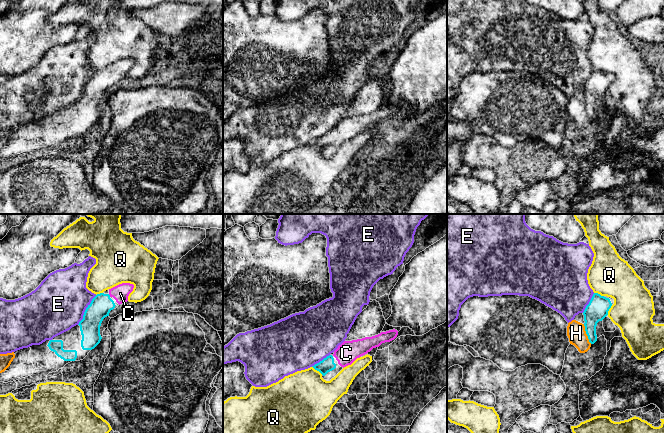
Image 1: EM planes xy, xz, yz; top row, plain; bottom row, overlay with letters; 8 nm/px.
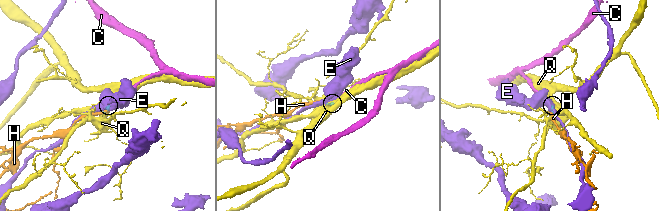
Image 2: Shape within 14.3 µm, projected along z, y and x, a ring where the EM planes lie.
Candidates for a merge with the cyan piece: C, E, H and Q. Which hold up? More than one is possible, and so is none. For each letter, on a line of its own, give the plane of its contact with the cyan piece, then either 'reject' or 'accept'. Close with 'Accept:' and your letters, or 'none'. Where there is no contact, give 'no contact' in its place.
C: meets cyan in xy; accept
E: meets cyan in xy; reject
H: meets cyan in yz; reject
Q: meets cyan in xz; reject
Accept: C

